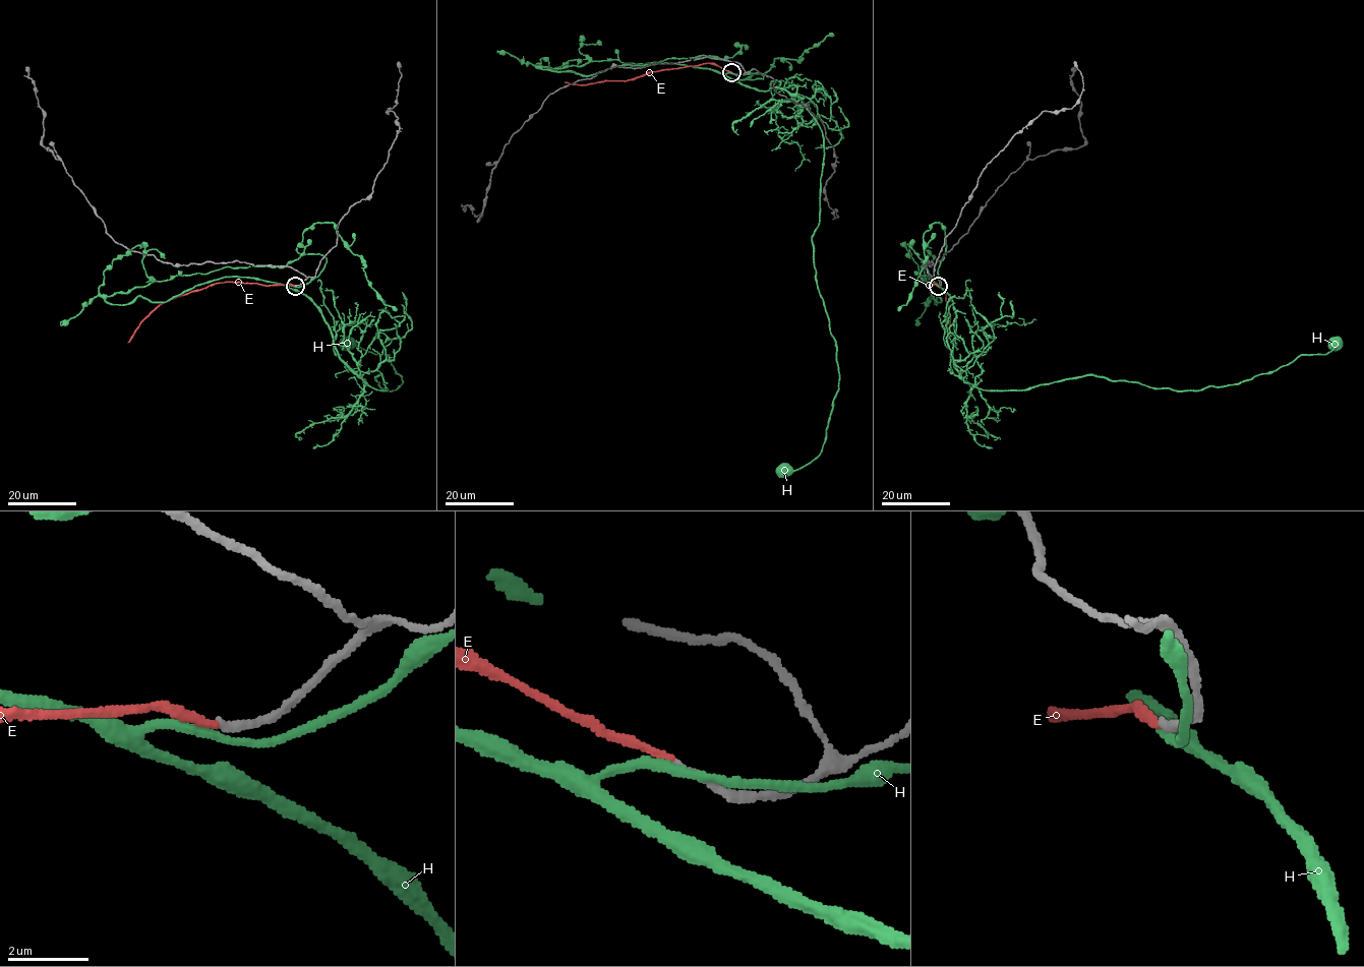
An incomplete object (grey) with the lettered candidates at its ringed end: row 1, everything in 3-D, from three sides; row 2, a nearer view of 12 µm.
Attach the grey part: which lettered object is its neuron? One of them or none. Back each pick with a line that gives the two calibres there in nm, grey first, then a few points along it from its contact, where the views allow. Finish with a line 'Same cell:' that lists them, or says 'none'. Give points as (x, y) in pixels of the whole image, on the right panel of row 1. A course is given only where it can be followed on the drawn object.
E: 200 nm thick on the grey side, 170 nm on the other; it runs (938, 285), (928, 285), (934, 282), (945, 292), (950, 322), (947, 342)
Same cell: E

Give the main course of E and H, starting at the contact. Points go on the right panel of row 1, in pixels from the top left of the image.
E: (938, 285), (928, 285), (934, 282), (945, 292), (950, 322), (947, 342)
H: (938, 286), (955, 313), (953, 364), (988, 390), (1090, 375), (1199, 390), (1325, 354), (1336, 343)

